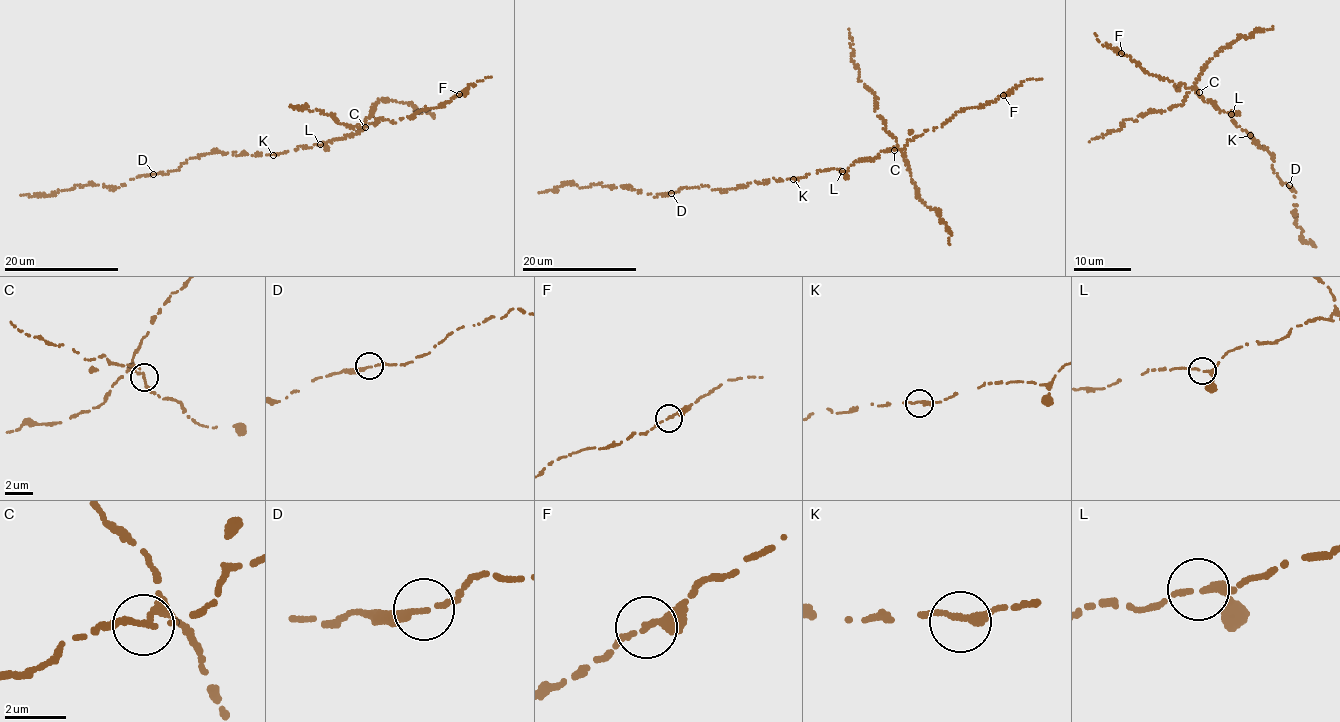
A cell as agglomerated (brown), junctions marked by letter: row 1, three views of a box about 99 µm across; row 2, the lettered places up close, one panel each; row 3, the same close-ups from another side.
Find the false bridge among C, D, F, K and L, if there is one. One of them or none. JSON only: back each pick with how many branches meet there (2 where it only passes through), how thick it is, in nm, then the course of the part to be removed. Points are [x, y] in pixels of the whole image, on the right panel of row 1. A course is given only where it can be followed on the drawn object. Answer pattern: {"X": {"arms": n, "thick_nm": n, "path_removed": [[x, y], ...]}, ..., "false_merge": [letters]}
{"C": {"arms": 2, "thick_nm": 200, "path_removed": [[1199, 93], [1194, 90], [1181, 103], [1165, 111], [1140, 115], [1090, 141]]}, "false_merge": ["C"]}

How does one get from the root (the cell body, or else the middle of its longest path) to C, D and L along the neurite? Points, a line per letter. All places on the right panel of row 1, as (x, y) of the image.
C: (1248, 134), (1237, 125), (1230, 112), (1218, 110), (1199, 93)
D: (1248, 134), (1253, 142), (1266, 148), (1273, 155), (1272, 170), (1282, 184), (1289, 185)
L: (1248, 134), (1237, 125), (1231, 114)

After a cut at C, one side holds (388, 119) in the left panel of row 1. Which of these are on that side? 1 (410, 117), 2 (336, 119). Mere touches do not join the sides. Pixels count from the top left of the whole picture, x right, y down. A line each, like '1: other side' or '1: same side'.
1: same side
2: other side

